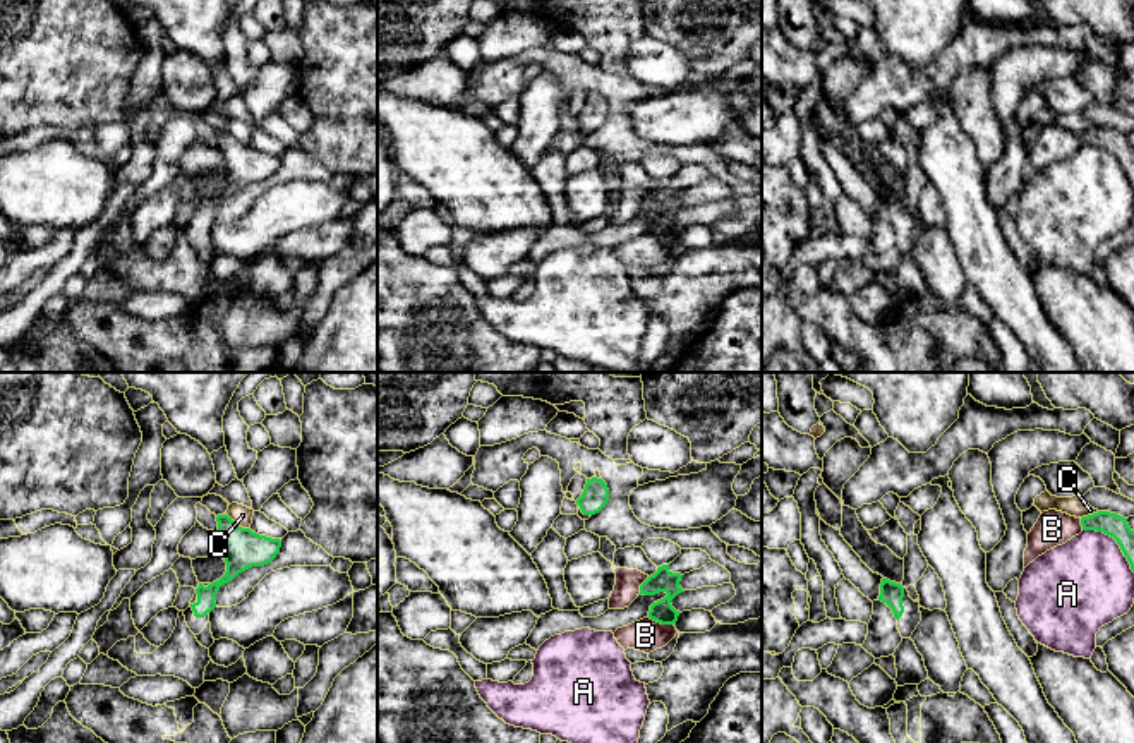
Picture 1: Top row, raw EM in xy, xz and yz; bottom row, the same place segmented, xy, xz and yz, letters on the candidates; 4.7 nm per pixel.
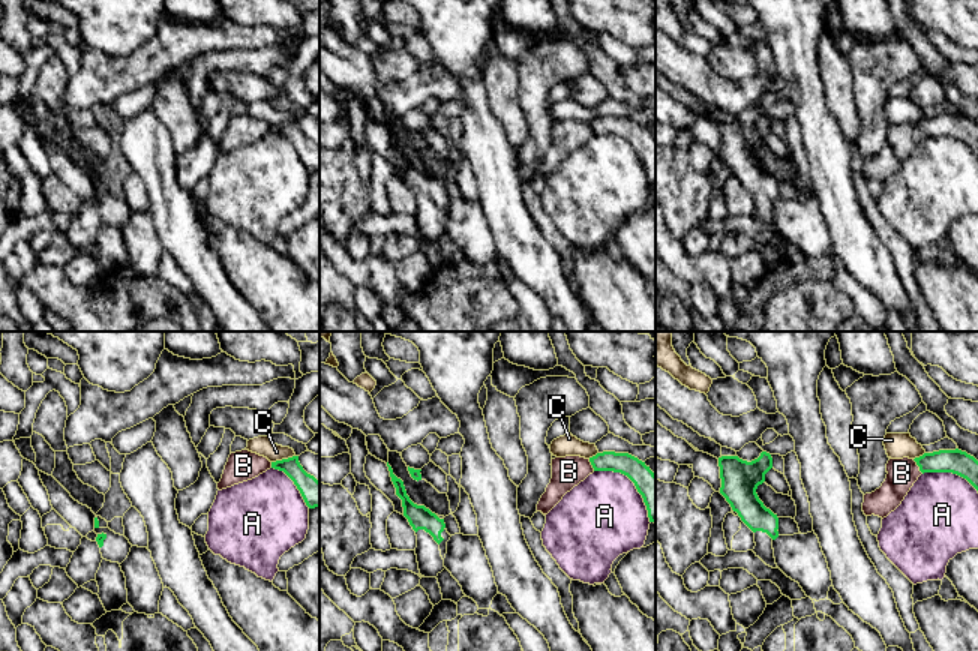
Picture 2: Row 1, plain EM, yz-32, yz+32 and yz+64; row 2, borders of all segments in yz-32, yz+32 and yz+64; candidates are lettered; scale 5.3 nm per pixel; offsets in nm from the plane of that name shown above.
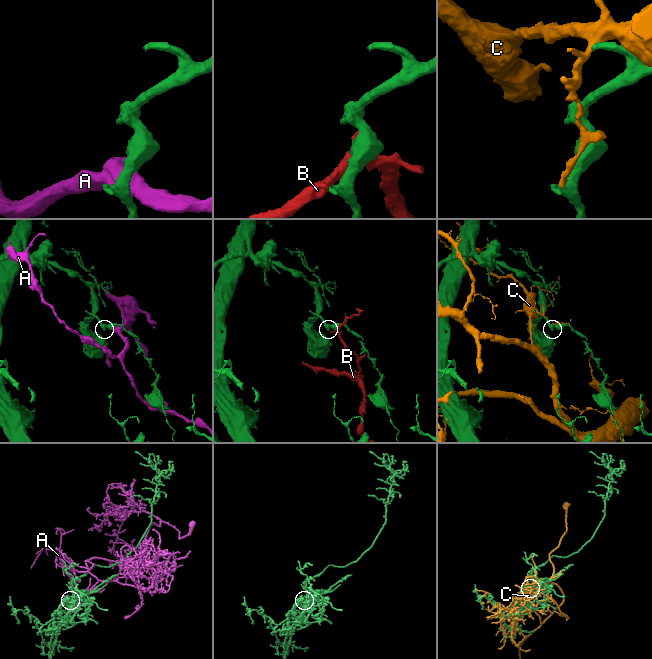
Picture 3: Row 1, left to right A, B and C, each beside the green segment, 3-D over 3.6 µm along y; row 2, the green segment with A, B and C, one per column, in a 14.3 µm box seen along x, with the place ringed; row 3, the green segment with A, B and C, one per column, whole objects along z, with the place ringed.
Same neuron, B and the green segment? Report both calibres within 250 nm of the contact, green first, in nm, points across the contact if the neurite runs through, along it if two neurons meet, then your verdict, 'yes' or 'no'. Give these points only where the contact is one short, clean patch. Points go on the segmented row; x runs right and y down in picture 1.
110/160 nm | no

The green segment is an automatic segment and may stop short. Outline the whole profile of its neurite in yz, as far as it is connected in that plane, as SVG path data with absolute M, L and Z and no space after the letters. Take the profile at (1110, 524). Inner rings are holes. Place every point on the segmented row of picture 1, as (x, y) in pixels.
M1098 511L1083 516L1081 525L1083 530L1096 530L1113 537L1134 571L1134 530L1129 527L1127 518L1110 511Z

